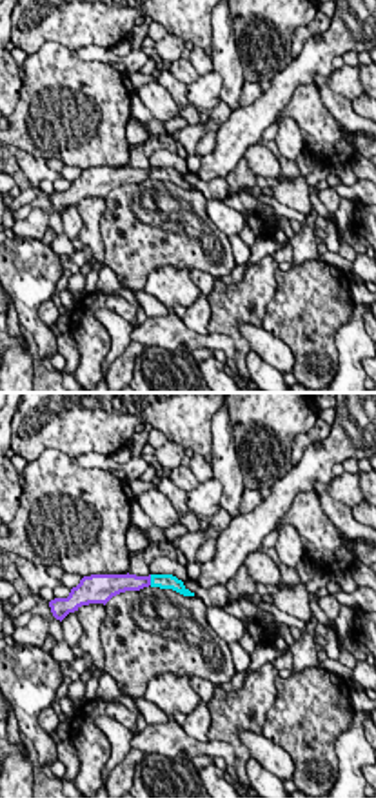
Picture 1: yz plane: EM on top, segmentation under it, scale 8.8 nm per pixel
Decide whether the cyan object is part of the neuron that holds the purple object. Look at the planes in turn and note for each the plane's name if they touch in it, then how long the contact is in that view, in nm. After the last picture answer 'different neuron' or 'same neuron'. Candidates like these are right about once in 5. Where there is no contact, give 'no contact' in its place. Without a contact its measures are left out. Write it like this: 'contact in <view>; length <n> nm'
contact in yz; length 100 nm

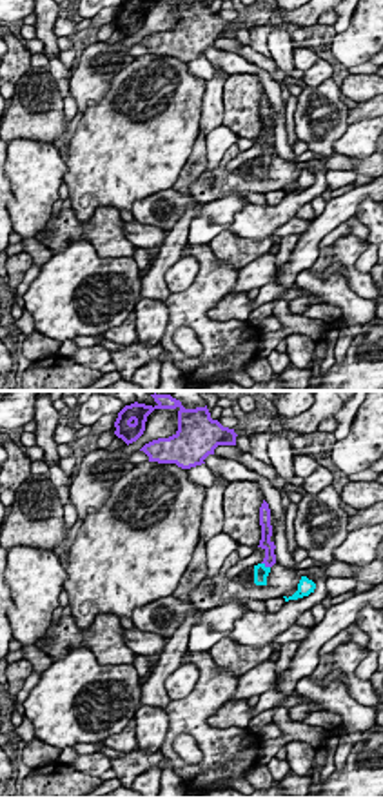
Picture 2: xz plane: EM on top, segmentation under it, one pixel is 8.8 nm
contact in xz; length 100 nm

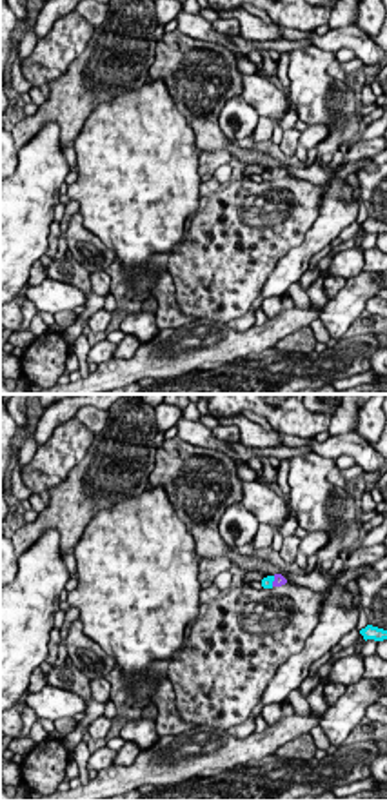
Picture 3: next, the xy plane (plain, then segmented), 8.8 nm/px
contact in xy; length 100 nm

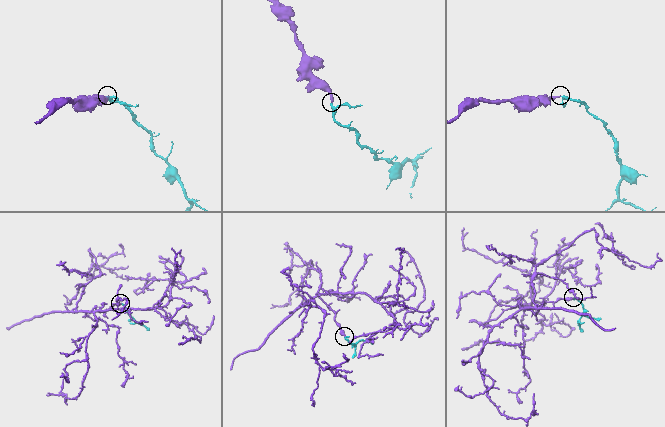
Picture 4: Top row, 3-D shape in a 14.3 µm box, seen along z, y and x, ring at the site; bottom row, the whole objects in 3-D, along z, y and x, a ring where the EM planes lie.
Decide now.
same neuron

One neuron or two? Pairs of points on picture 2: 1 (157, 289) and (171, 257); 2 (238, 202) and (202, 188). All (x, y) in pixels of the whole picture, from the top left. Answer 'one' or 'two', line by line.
1: one
2: two

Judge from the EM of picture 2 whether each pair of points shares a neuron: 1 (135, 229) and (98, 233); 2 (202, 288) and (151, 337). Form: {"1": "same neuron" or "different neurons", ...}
{"1": "different neurons", "2": "different neurons"}

